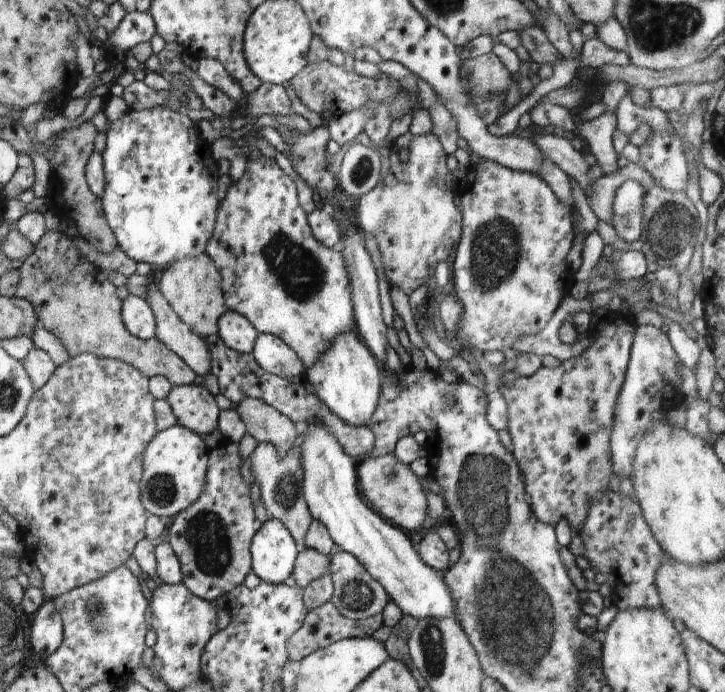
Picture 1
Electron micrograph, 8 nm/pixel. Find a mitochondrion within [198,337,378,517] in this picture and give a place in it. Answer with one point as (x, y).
(285, 493)

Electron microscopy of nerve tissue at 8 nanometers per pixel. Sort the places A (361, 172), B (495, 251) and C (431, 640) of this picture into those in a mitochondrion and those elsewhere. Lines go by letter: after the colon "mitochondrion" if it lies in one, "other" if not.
A: mitochondrion
B: mitochondrion
C: mitochondrion

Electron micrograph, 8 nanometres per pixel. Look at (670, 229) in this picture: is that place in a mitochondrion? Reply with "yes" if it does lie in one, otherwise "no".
yes

